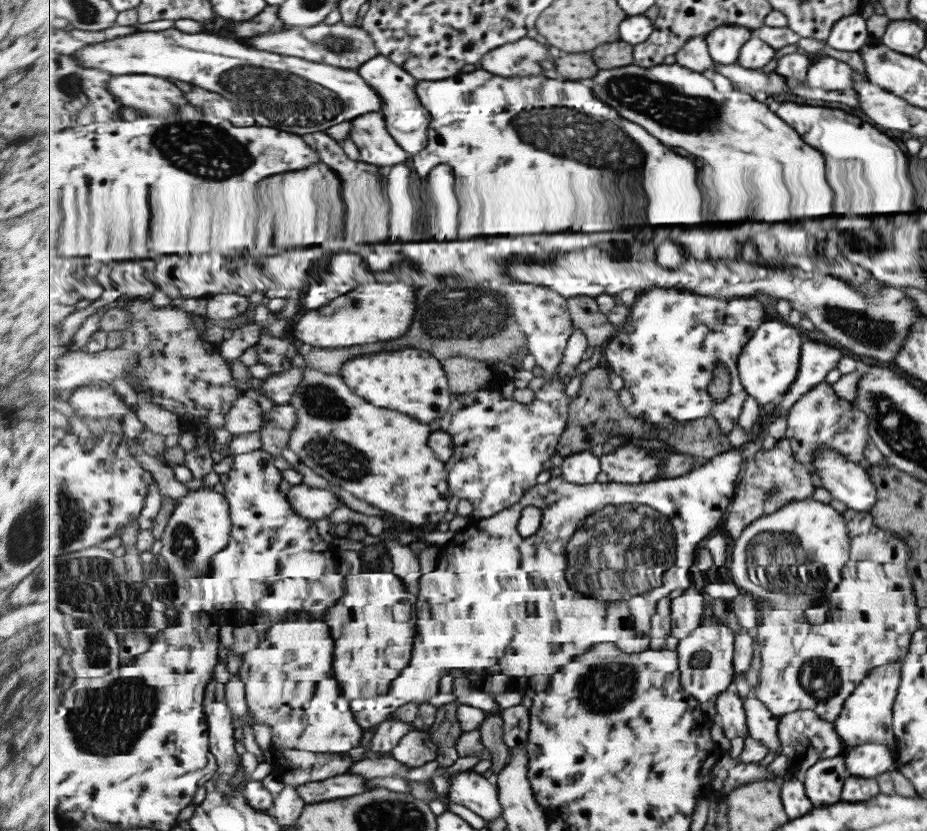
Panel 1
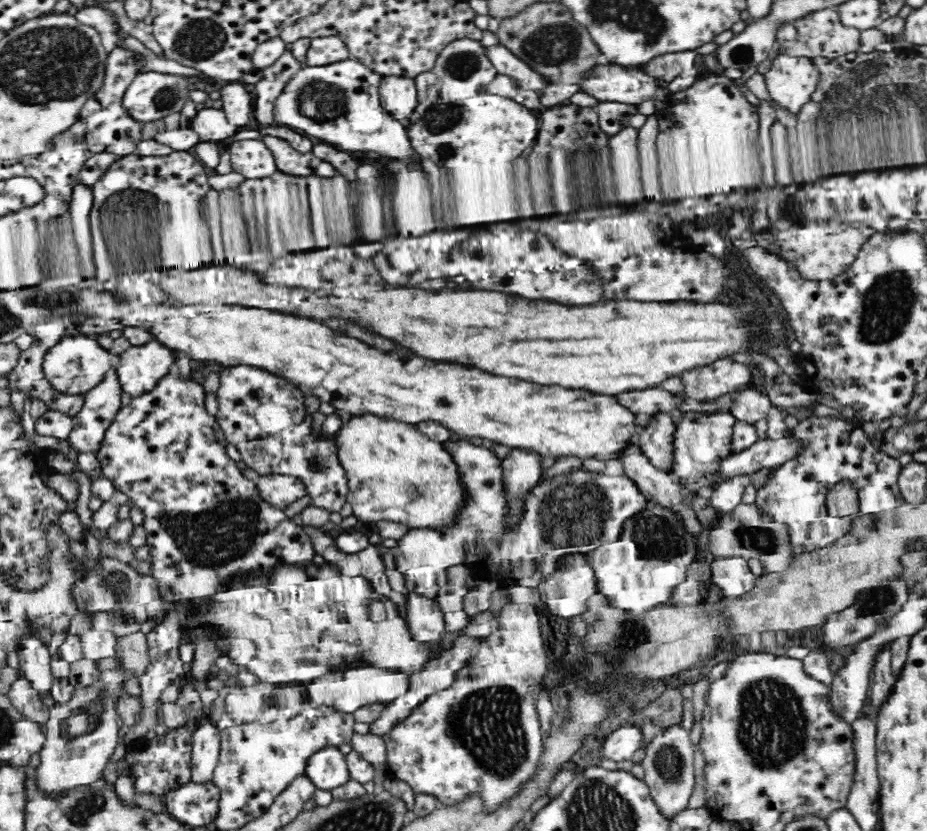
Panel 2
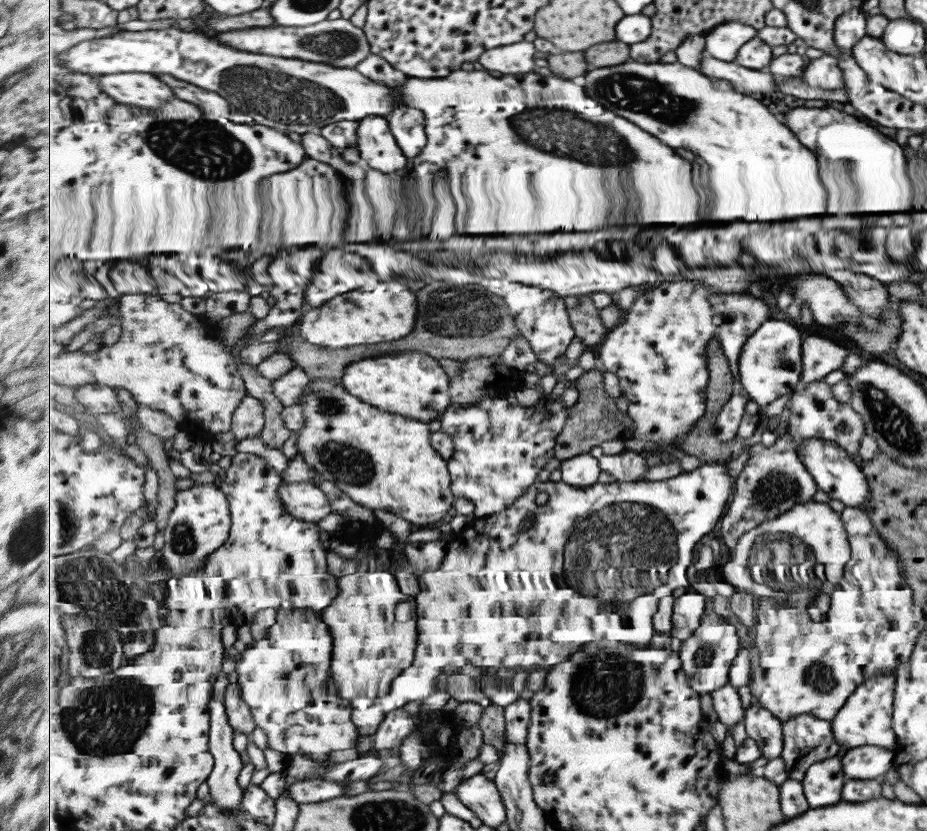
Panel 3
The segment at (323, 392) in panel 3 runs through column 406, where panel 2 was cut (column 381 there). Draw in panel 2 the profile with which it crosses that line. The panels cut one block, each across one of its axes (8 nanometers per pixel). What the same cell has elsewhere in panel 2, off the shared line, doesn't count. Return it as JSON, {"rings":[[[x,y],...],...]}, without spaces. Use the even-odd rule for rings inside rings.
{"rings":[[[372,413],[363,415],[351,415],[348,422],[341,424],[340,430],[337,430],[333,435],[333,442],[336,442],[337,461],[340,463],[341,468],[345,470],[345,480],[349,490],[348,502],[352,505],[353,515],[363,522],[378,522],[378,521],[392,521],[399,522],[409,526],[409,528],[424,528],[424,527],[445,527],[452,521],[455,521],[455,513],[462,504],[463,490],[461,490],[460,481],[457,480],[457,466],[449,456],[449,452],[443,447],[443,443],[436,442],[428,438],[426,434],[417,429],[417,425],[408,424],[405,422],[397,421],[393,418],[380,417]]]}

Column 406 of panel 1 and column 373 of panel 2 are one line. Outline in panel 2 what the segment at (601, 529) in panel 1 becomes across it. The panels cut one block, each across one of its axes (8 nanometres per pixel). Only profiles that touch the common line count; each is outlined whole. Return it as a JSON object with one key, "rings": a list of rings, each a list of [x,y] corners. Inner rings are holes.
{"rings":[[[356,664],[356,666],[348,668],[346,672],[332,672],[332,674],[320,676],[320,678],[316,678],[316,681],[306,685],[306,688],[310,701],[315,705],[332,707],[334,711],[353,715],[363,706],[392,703],[395,698],[408,692],[410,679],[407,674]]]}

